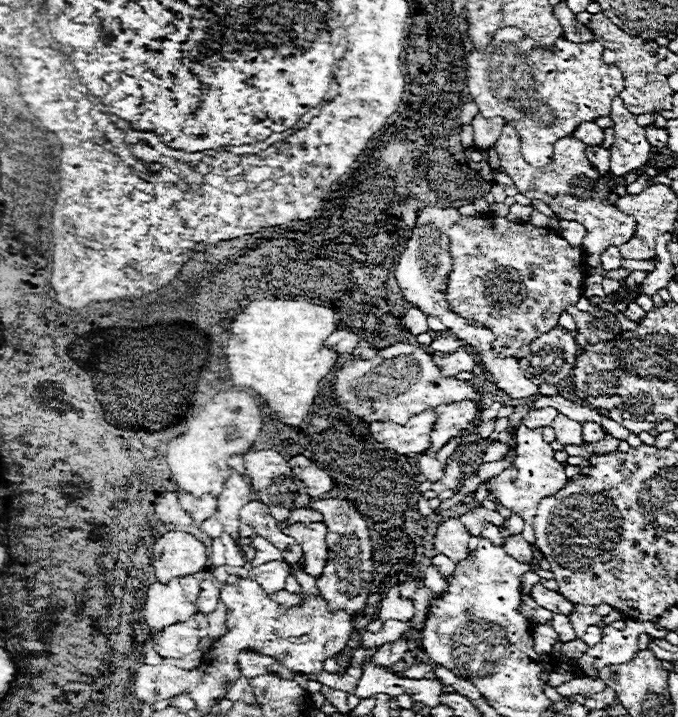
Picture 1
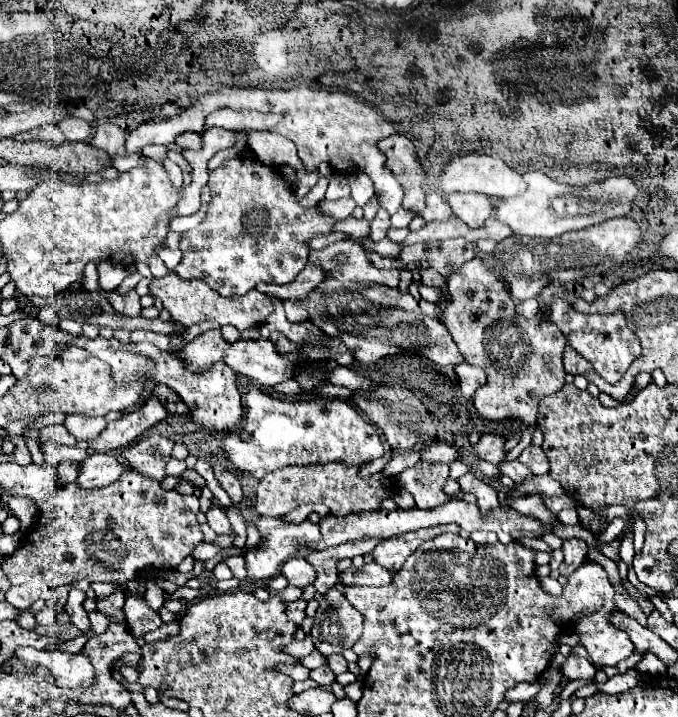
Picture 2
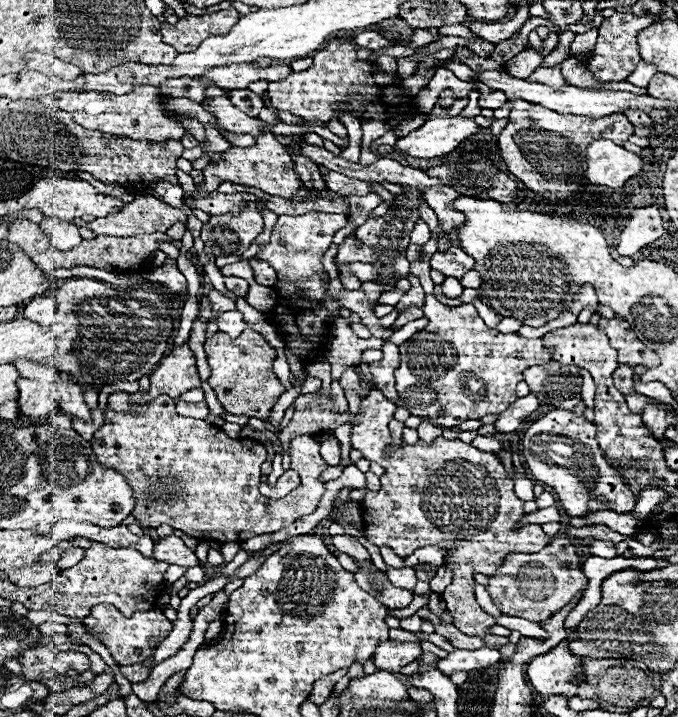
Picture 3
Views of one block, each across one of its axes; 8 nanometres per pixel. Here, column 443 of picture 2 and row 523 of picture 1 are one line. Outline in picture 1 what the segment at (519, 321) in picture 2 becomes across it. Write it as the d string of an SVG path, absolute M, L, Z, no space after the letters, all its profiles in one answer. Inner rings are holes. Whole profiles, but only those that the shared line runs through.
M324 522L290 524L282 532L292 536L302 546L304 572L318 578L322 574L322 568L324 568L326 556L328 556L328 548L326 548L326 540L324 540L324 536L326 536Z

